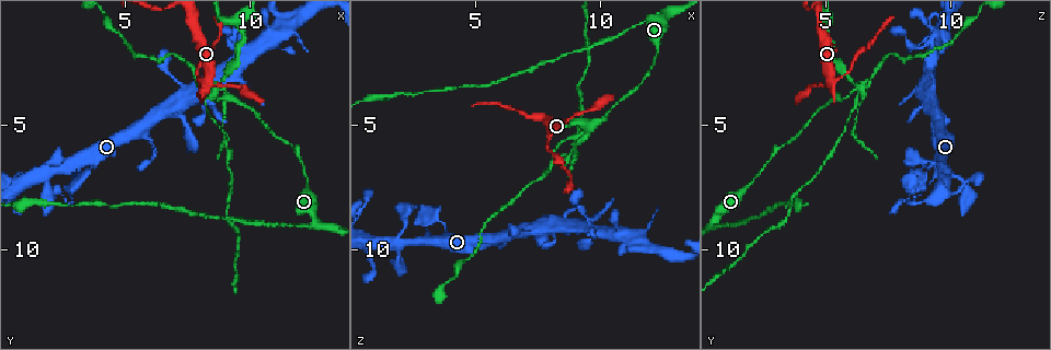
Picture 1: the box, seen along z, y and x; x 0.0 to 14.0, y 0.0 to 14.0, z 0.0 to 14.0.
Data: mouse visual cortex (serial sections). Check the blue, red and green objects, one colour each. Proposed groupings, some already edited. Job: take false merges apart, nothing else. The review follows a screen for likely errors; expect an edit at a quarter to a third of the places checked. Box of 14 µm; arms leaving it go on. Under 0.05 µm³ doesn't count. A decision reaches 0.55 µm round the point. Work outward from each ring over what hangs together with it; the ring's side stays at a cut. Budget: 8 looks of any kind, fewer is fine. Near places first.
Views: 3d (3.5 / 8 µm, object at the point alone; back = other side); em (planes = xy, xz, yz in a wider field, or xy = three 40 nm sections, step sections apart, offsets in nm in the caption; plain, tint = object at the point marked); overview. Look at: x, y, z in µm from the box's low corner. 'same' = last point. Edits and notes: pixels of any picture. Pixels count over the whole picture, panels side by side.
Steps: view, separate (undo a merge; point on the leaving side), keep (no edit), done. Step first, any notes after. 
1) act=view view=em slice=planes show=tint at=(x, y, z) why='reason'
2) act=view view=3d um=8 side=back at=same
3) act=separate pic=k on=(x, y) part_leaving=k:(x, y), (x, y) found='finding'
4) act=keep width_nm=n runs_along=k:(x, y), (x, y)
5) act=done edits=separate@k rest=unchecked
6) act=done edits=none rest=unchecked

act=view view=3d um=3.5 side=back at=(6.1, 6.0, 9.8) why='narrows sharply'

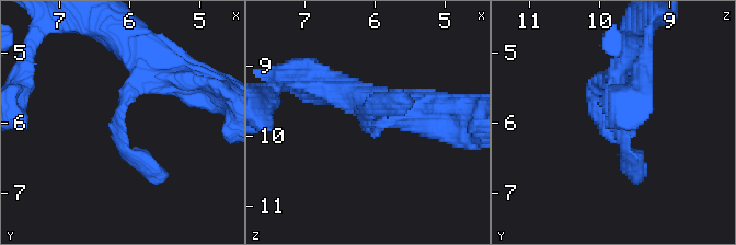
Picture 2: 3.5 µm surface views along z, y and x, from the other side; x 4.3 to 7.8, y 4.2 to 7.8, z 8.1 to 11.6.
act=view view=em slice=planes show=plain at=(6.10, 6.00, 9.80)

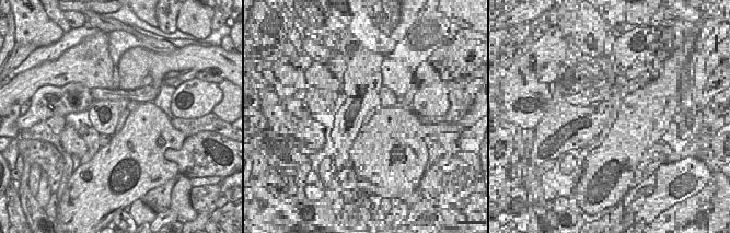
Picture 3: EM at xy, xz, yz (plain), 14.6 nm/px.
act=view view=em slice=planes show=tint at=same

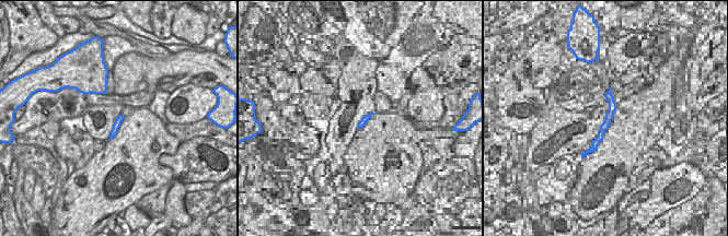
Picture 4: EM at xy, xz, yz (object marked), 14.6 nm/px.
act=keep runs_along=2:(168, 70), (121, 114), (121, 143), (158, 174) found='all the same cell'

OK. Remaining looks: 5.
act=view view=3d um=3.5 at=(3.1, 7.4, 9.1) why='thin neck'

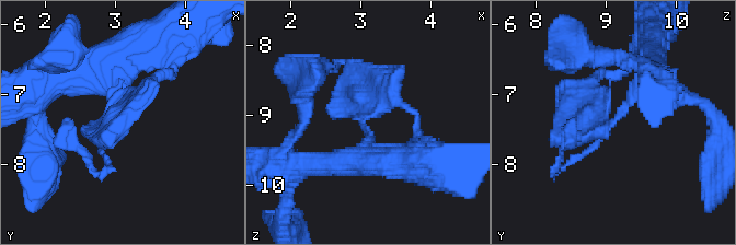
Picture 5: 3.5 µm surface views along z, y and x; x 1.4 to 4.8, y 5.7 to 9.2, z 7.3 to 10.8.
act=view view=em slice=xy step=5 show=tint at=(3.05, 7.35, 9.00)

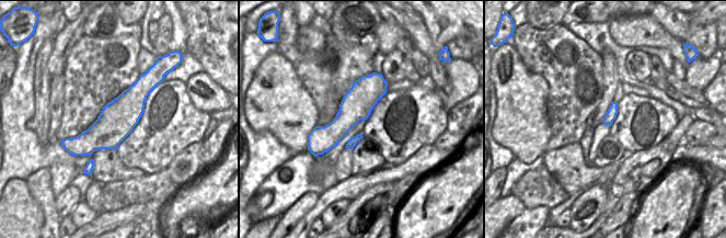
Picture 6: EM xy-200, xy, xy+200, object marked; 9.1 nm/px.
act=keep runs_along=5:(652, 59), (616, 119), (587, 119), (568, 163) found='one cell here'

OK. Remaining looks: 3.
act=view view=em slice=xy step=1 show=tint at=(12.2, 7.3, 2.1) why='calibre changes'

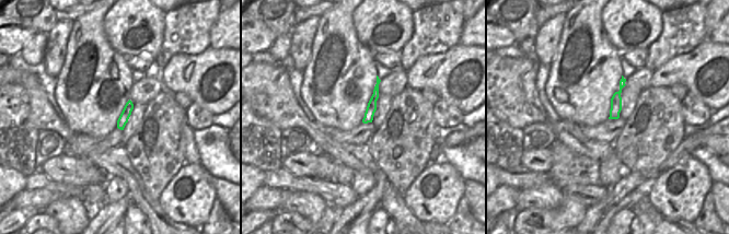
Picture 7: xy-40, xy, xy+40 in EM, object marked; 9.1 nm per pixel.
act=view view=3d um=3.5 at=same why='see where the arms go'

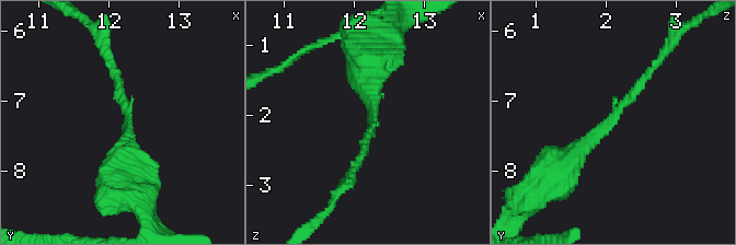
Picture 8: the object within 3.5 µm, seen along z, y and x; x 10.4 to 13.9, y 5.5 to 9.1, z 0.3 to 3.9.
act=keep width_nm=90 runs_along=8:(554, 174), (605, 127), (652, 67) found='all the same cell'

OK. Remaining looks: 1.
act=done edits=none rest=unchecked

